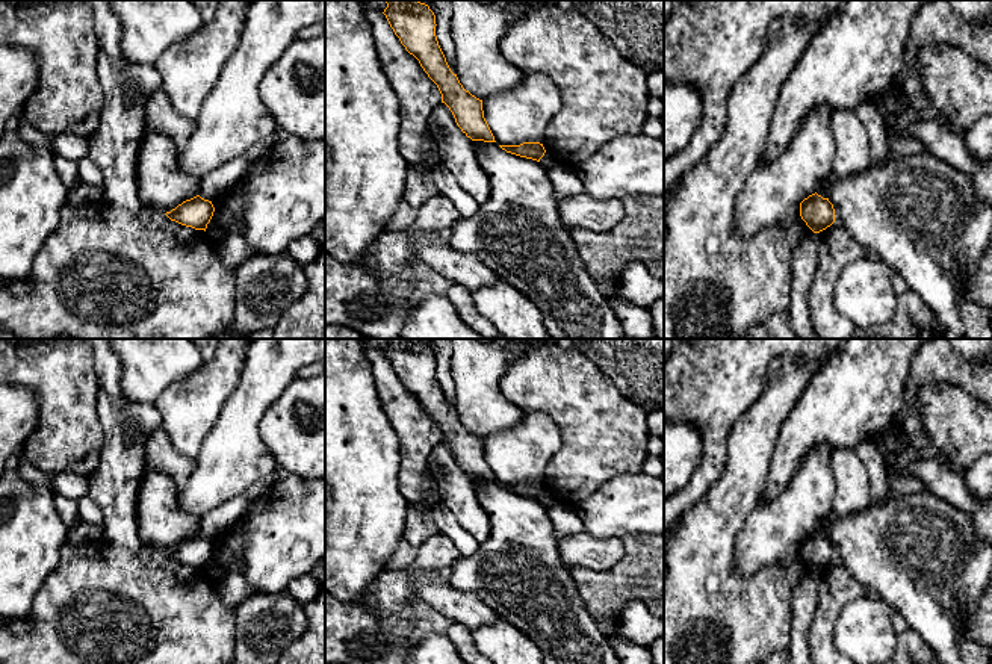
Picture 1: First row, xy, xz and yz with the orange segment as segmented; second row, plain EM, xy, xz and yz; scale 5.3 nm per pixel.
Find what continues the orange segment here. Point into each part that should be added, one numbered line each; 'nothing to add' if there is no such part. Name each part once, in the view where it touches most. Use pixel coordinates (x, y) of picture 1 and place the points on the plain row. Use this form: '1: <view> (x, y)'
nothing to add

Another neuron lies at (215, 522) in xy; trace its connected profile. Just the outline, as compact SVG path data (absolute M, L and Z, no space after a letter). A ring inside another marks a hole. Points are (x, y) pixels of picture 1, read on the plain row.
M275 467L268 476L256 481L248 490L222 502L215 510L206 513L200 519L200 535L215 540L219 534L227 531L246 513L253 499L262 496L269 487L274 487L286 472Z

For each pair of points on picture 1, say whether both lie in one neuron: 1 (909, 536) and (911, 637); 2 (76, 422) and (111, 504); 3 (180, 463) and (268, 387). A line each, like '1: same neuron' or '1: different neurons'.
1: different neurons
2: different neurons
3: different neurons

